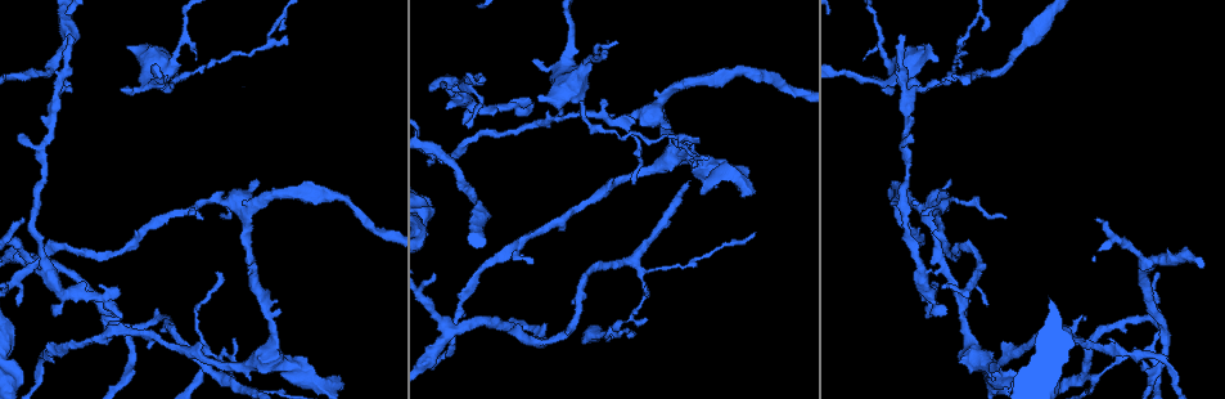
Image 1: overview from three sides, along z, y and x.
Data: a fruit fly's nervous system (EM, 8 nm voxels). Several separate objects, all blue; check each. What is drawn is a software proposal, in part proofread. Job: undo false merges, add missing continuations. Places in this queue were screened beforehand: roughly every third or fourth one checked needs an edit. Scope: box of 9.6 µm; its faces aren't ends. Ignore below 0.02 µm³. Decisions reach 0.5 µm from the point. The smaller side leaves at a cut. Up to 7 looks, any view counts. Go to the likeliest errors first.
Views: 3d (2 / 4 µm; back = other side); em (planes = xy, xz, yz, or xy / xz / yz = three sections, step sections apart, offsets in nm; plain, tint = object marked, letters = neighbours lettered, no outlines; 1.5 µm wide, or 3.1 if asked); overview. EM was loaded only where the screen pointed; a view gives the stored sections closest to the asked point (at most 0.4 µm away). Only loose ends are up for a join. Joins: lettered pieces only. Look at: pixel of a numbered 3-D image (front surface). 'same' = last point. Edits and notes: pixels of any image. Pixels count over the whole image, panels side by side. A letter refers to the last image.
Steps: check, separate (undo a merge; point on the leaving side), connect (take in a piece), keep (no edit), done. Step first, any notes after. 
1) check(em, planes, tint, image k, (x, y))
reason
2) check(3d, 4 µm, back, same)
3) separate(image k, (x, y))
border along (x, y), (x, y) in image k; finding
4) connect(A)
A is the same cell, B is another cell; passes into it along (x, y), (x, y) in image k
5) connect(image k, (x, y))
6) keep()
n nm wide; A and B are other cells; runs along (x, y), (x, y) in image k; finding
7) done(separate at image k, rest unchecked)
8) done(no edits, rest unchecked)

check(em, planes, letters, image 1, (117, 287))

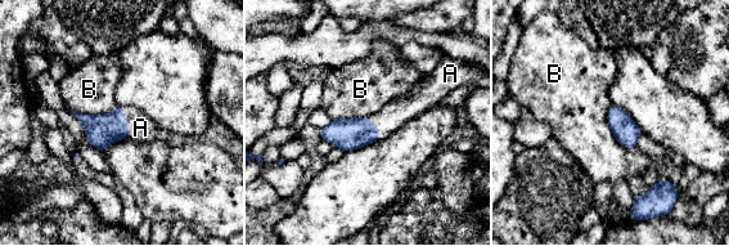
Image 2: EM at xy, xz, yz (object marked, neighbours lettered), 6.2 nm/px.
connect(A)
160 nm wide; A is the same cell, B is another cell; passes into it along (100, 130), (125, 122), (140, 128) in image 2; the neuron continues

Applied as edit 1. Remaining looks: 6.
check(overview)
see it whole again

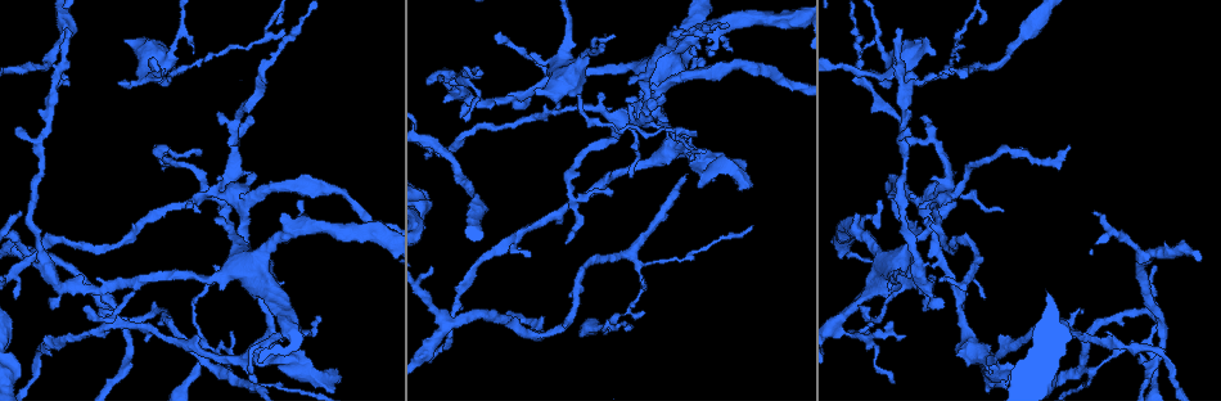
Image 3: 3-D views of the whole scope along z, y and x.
check(em, planes, letters, image 3, (940, 302))
free end

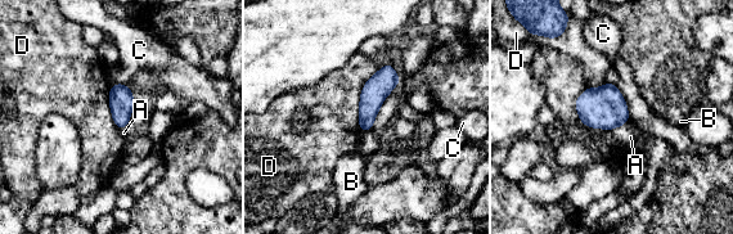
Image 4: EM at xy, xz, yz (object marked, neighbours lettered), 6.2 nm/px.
keep()
A, B, C and D are other cells; border along (381, 68), (361, 90), (360, 130) in image 4; none of them fits

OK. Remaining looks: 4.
check(em, planes, tint, image 3, (630, 256))
four arms meet

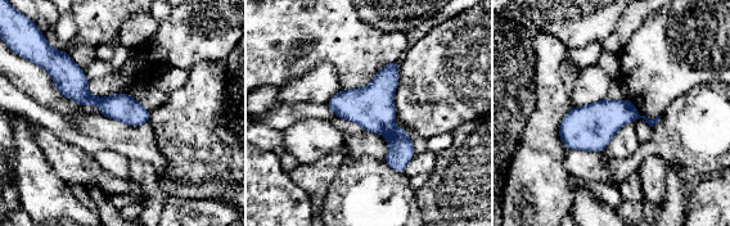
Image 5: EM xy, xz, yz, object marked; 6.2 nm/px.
check(em, planes, letters, same)
see the neighbours

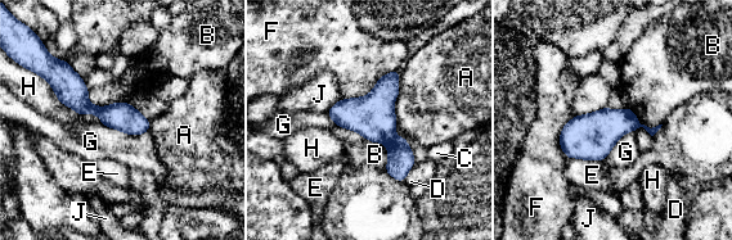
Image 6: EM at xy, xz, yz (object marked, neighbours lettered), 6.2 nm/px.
separate(image 6, (400, 157))
F touches over 400 nm; A, B, C, D, E, F, G, H and J are other cells; border along (394, 135), (386, 144) in image 6; a second neuron is stuck on

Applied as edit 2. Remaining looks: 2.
done(connect at image 2, separate at image 6, rest unchecked)

